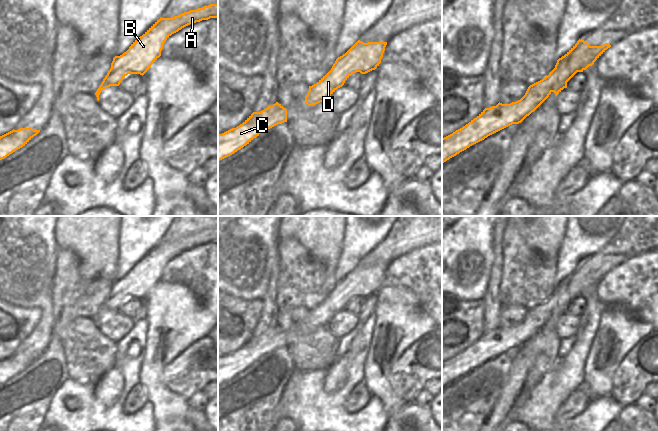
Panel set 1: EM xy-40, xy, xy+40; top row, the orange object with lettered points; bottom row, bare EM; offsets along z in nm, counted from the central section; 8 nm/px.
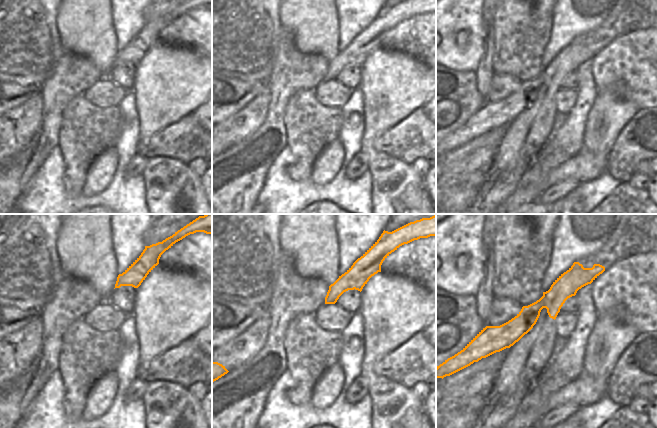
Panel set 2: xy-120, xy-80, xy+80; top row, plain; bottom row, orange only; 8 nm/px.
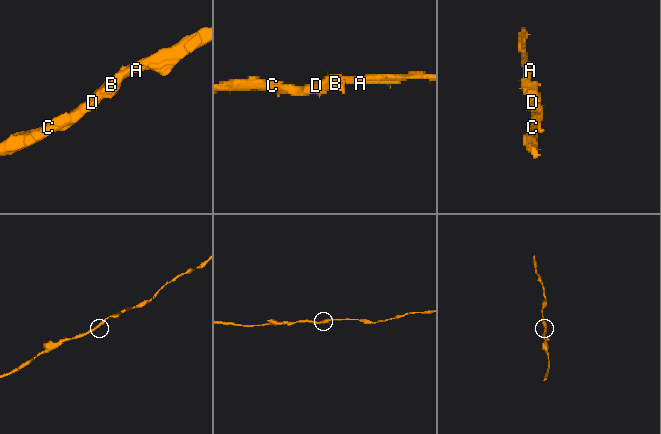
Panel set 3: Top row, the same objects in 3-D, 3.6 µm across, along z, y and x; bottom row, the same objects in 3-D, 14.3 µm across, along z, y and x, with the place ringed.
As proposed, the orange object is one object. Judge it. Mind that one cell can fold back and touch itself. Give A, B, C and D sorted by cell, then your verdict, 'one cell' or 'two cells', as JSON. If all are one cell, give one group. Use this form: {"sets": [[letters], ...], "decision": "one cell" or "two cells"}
{"sets": [["A", "B", "C", "D"]], "decision": "one cell"}

